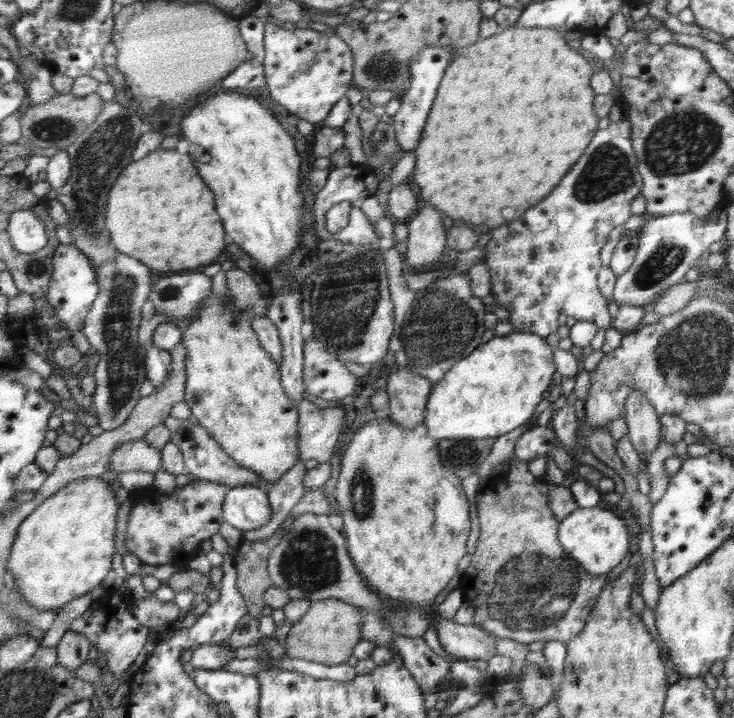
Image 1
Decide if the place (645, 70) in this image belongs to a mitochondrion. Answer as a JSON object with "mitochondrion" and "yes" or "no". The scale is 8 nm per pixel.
{"mitochondrion":"no"}

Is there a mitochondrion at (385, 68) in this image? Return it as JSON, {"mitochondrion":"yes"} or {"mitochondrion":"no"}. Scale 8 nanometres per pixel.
{"mitochondrion":"yes"}

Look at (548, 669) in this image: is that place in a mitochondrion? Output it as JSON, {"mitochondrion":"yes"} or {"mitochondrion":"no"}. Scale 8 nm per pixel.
{"mitochondrion":"no"}

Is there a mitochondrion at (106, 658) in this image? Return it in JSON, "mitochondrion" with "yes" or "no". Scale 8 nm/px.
{"mitochondrion":"no"}

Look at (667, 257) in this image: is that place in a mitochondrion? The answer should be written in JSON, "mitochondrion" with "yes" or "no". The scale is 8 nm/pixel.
{"mitochondrion":"yes"}

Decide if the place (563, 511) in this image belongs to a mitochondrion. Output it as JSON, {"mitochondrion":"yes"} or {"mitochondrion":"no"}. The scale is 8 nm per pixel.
{"mitochondrion":"no"}

